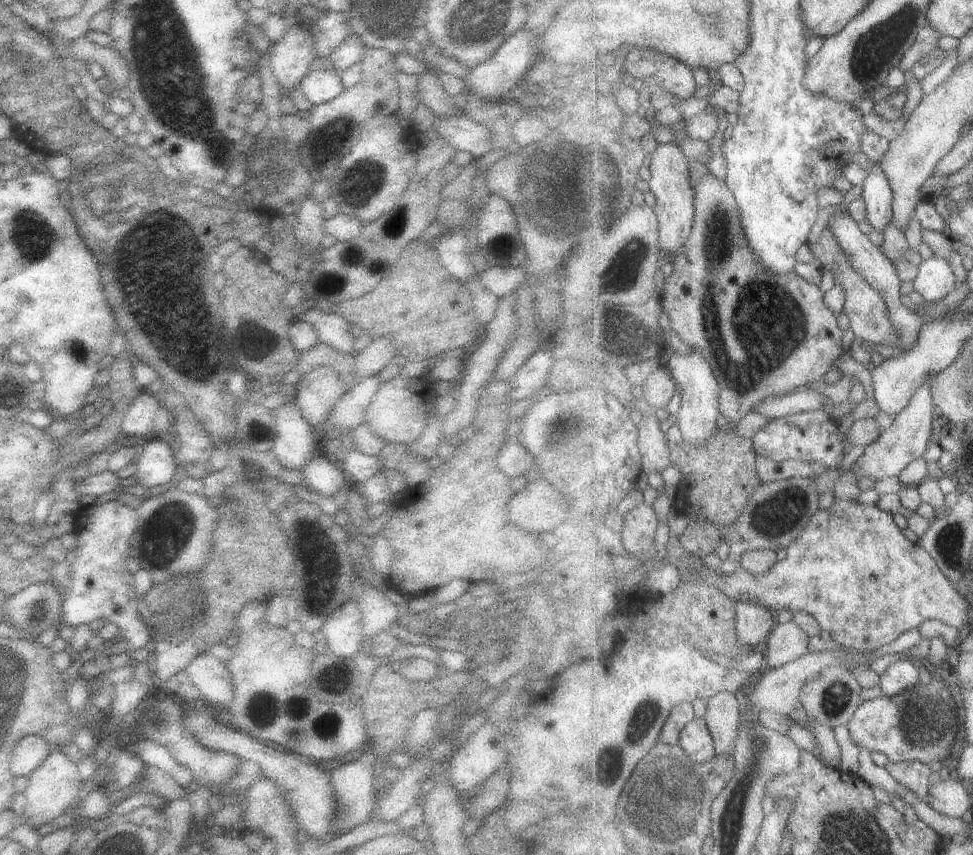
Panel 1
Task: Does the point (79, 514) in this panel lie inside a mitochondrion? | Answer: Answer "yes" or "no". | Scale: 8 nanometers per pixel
no

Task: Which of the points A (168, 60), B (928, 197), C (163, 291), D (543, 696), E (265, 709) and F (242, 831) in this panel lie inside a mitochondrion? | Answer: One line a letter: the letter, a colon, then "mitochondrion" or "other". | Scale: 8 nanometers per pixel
A: mitochondrion
B: other
C: mitochondrion
D: other
E: mitochondrion
F: other

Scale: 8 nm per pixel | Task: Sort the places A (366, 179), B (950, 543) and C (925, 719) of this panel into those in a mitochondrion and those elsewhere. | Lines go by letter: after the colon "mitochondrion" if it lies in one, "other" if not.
A: mitochondrion
B: mitochondrion
C: mitochondrion

